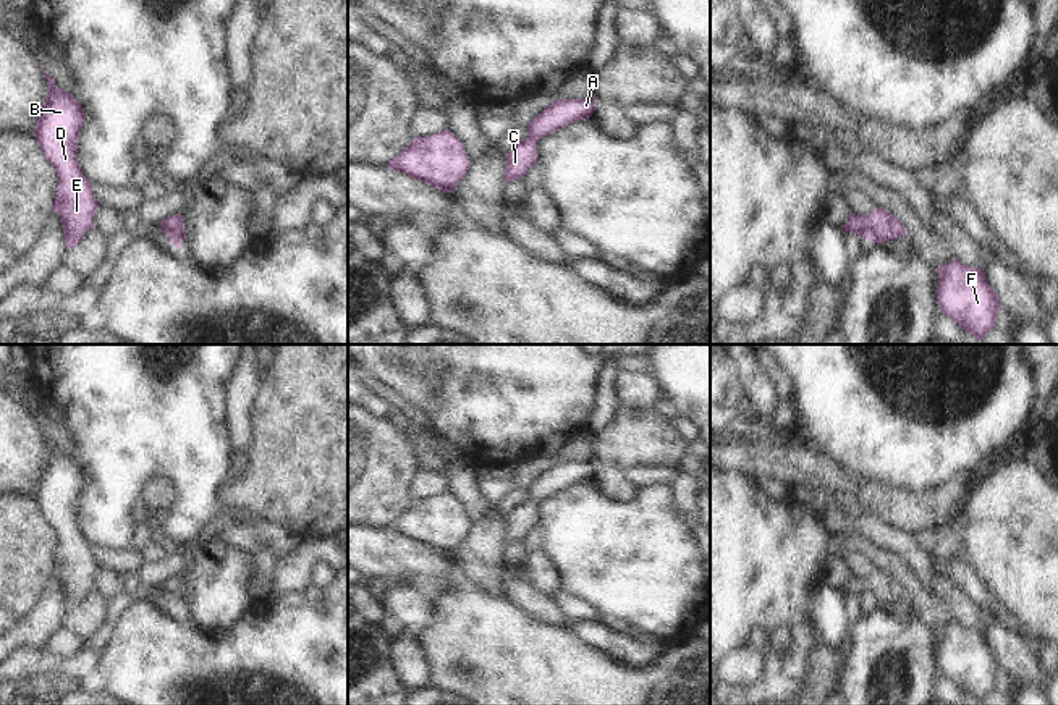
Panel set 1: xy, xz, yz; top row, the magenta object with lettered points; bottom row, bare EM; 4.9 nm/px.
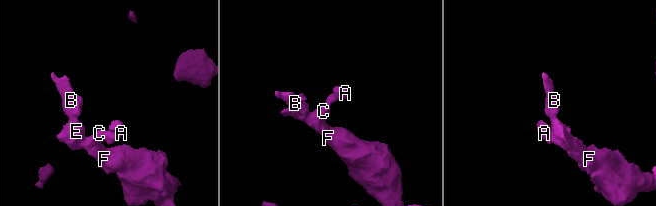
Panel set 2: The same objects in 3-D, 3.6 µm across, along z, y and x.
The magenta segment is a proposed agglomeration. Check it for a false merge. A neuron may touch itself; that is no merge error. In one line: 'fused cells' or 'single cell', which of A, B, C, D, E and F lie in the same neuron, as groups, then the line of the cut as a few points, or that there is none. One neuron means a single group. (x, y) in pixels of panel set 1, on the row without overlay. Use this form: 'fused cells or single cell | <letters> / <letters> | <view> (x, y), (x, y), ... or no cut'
single cell | A B C D E F | no cut

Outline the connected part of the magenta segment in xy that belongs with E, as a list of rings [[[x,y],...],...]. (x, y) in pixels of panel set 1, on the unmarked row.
[[[42,428],[40,433],[47,441],[47,462],[34,496],[44,519],[58,537],[53,576],[61,577],[68,613],[94,590],[92,579],[100,566],[78,526],[78,501],[86,482],[83,469],[71,454],[57,450]]]

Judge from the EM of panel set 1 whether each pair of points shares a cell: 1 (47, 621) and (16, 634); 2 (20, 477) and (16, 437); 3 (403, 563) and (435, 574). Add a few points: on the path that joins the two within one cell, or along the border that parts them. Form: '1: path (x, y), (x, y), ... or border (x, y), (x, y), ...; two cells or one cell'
1: path (39, 623), (25, 634); one cell
2: path (16, 468), (16, 447); one cell
3: path (411, 565), (427, 571); one cell

